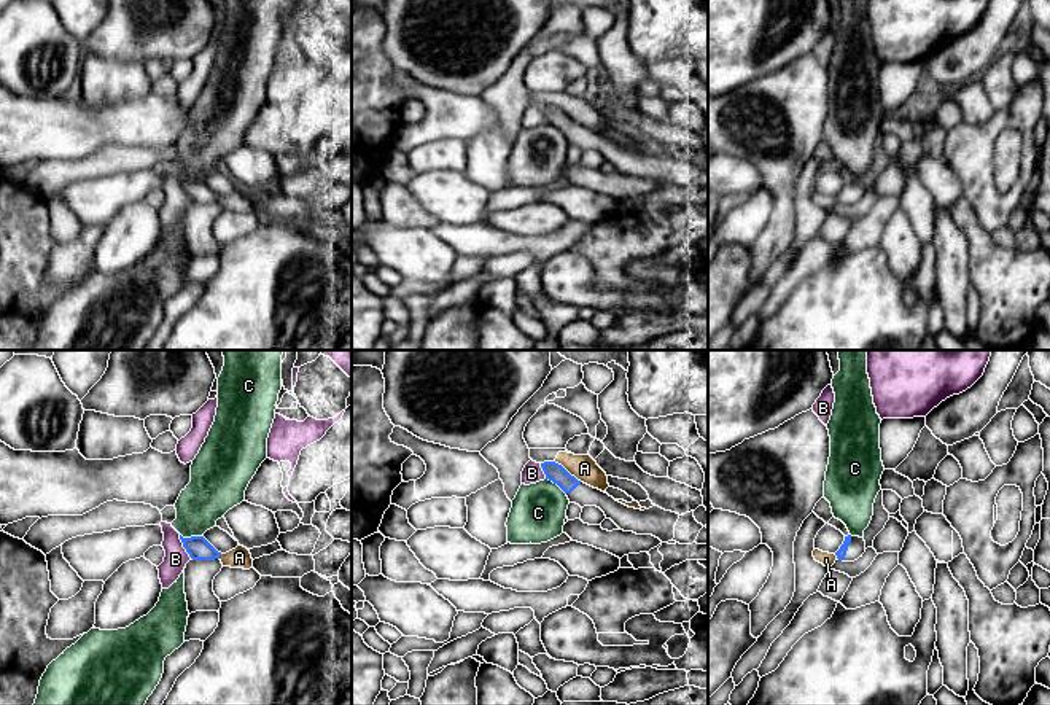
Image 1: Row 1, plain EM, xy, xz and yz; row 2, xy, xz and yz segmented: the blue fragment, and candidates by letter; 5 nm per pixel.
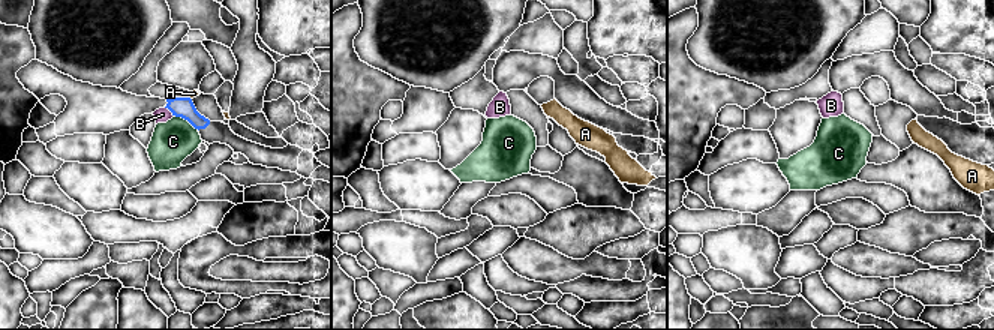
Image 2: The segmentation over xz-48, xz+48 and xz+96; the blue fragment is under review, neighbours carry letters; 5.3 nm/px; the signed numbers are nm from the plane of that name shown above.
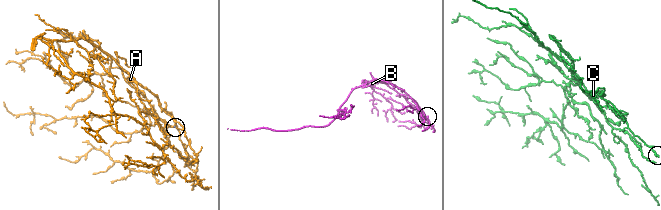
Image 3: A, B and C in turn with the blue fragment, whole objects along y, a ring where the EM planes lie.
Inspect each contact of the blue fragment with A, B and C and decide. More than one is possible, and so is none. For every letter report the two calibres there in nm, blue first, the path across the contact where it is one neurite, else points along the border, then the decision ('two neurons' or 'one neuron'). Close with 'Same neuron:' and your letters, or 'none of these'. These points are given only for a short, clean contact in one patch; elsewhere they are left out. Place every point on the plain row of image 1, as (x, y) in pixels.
A: 90 nm thick on the blue side, 140 nm on the other; border along xz (554, 105), (581, 124); two neurons
B: 120 nm thick on the blue side, 120 nm on the other; border along xy (178, 179), (191, 201); two neurons
C: 120 nm thick on the blue side, 240 nm on the other; border along xy (180, 177), (183, 180), (202, 180); two neurons
Same neuron: none of these

